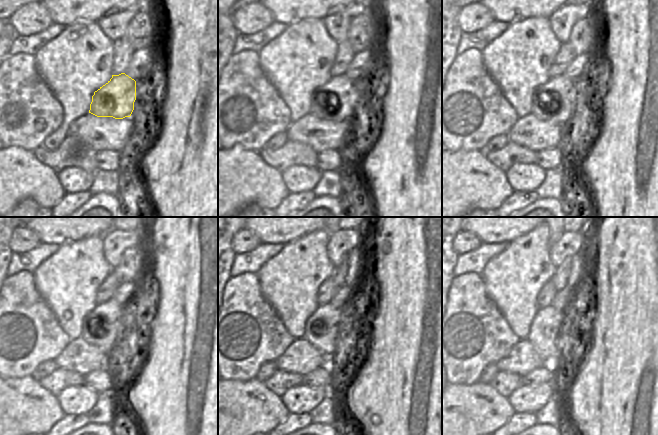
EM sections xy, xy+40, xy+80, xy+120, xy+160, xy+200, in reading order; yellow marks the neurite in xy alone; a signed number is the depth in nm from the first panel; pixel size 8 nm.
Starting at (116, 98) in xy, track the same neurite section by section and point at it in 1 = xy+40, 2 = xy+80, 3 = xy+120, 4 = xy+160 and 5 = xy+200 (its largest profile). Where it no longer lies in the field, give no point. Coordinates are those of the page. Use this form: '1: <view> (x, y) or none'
1: xy+40 (335, 100)
2: xy+80 (555, 101)
3: xy+120 (103, 327)
4: xy+160 (323, 329)
5: xy+200 (546, 328)

